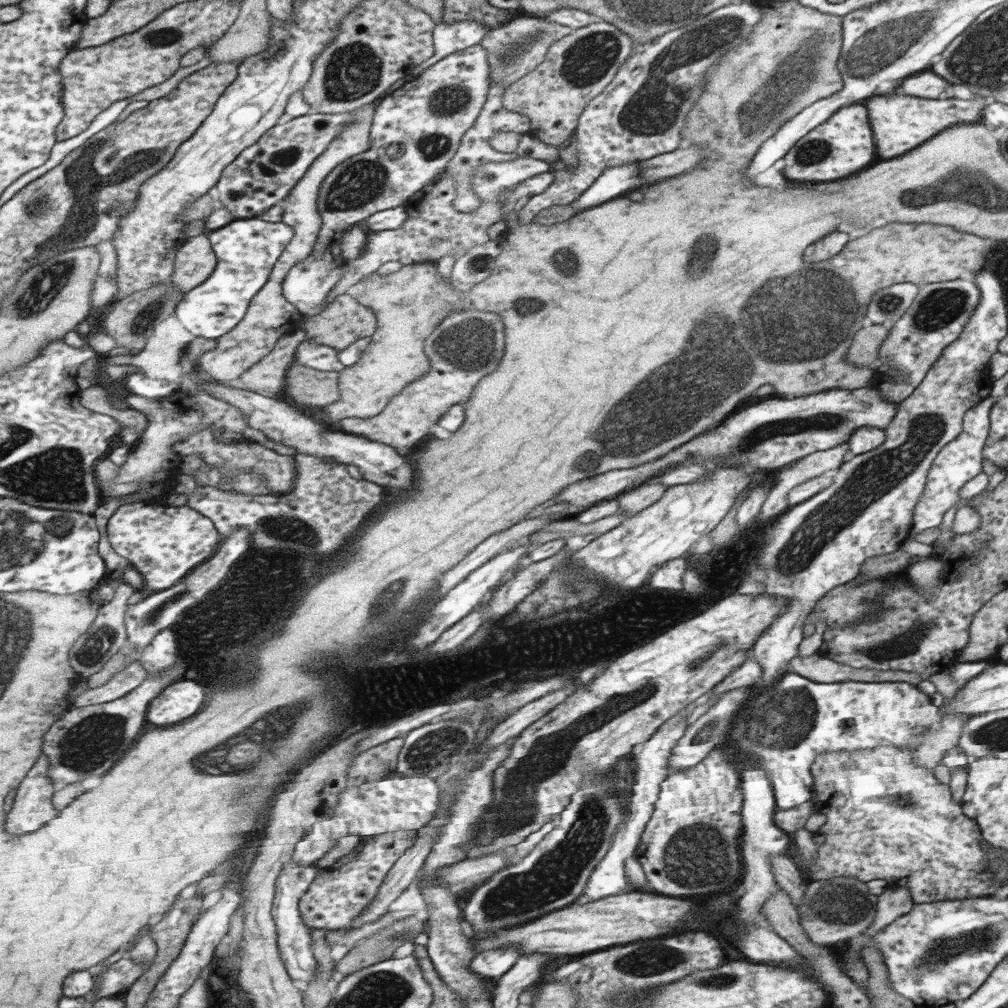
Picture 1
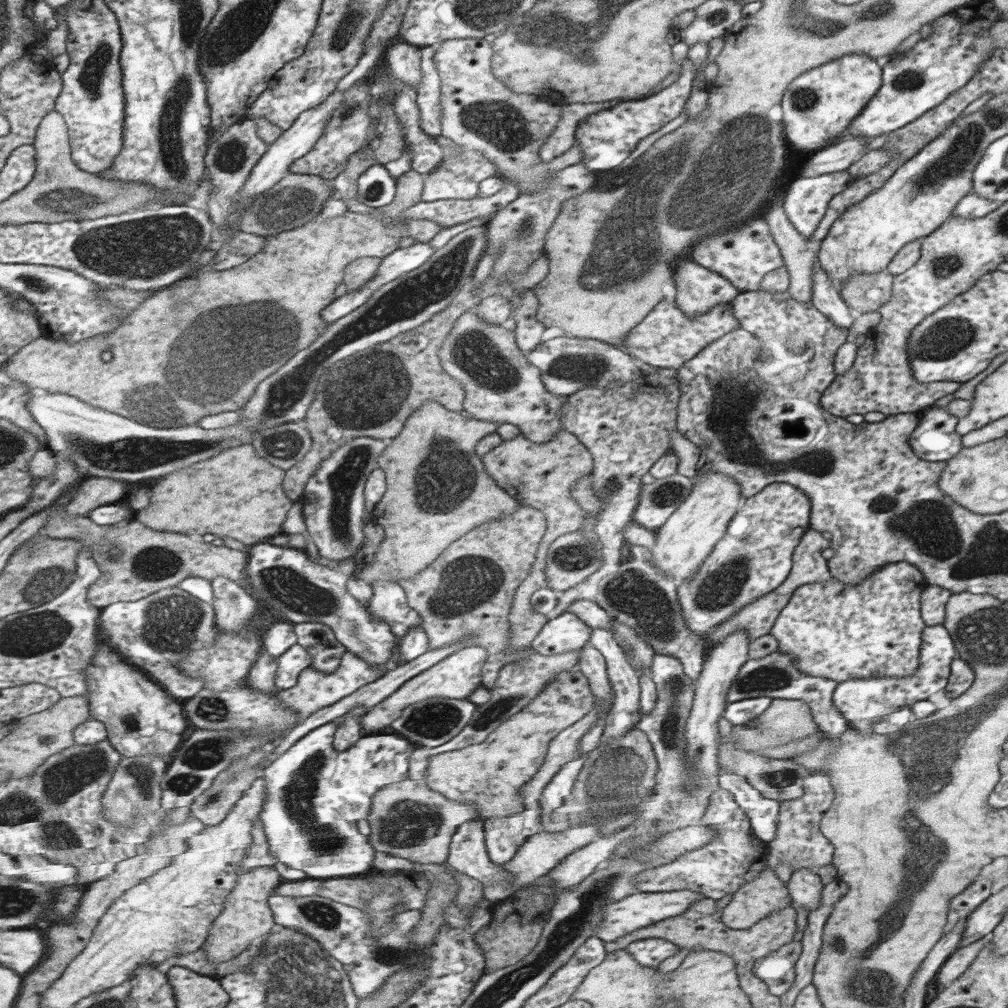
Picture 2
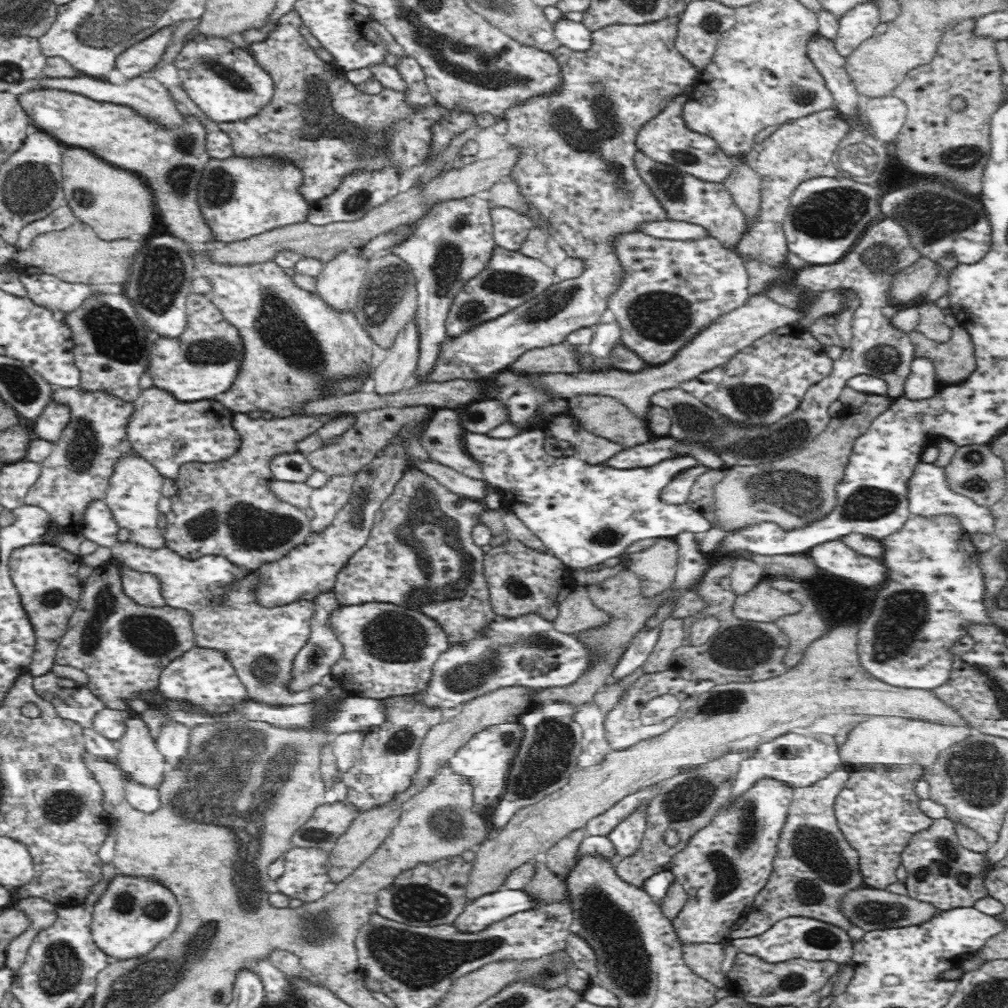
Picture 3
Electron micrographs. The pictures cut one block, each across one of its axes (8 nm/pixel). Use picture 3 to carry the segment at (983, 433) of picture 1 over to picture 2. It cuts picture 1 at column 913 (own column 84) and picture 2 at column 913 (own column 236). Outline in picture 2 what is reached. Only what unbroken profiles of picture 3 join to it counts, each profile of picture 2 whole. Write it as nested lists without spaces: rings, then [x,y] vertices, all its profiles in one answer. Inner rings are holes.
[[[887,564],[859,586],[831,580],[823,584],[805,584],[795,590],[789,604],[781,610],[771,628],[771,636],[779,642],[779,652],[789,652],[795,658],[795,668],[809,678],[827,678],[831,682],[863,680],[863,678],[909,678],[919,668],[923,622],[919,618],[919,592],[923,592],[923,572],[913,564]]]

